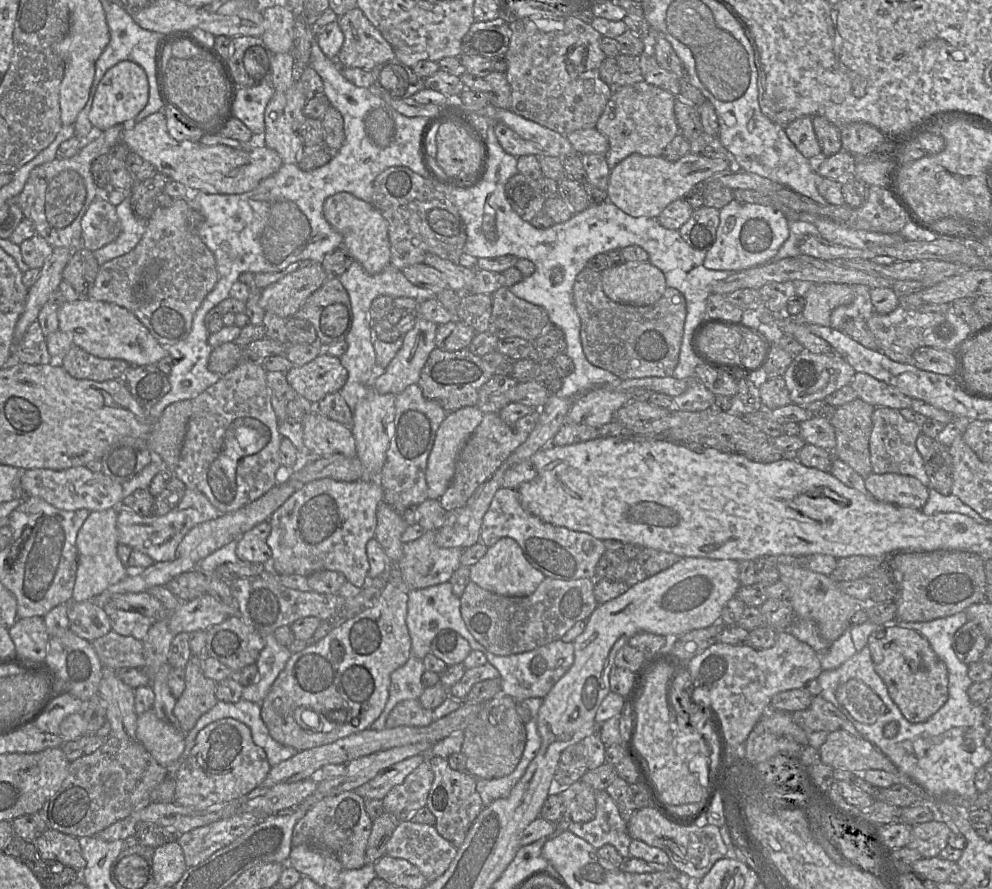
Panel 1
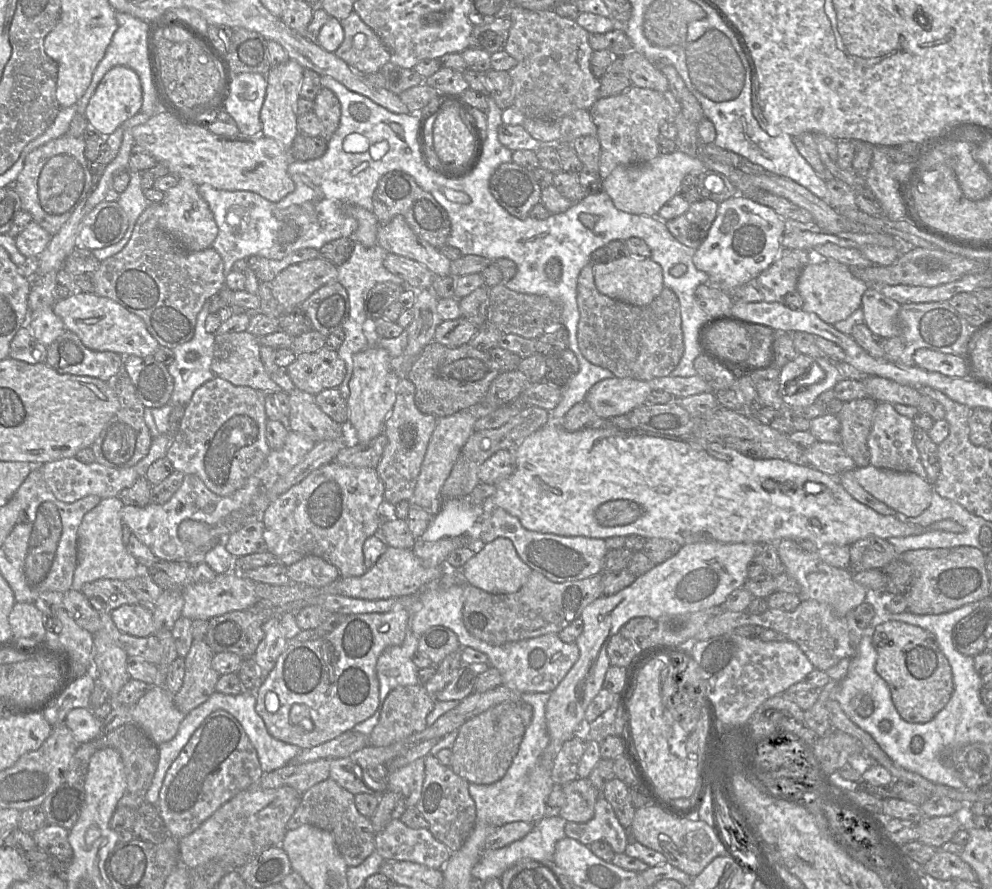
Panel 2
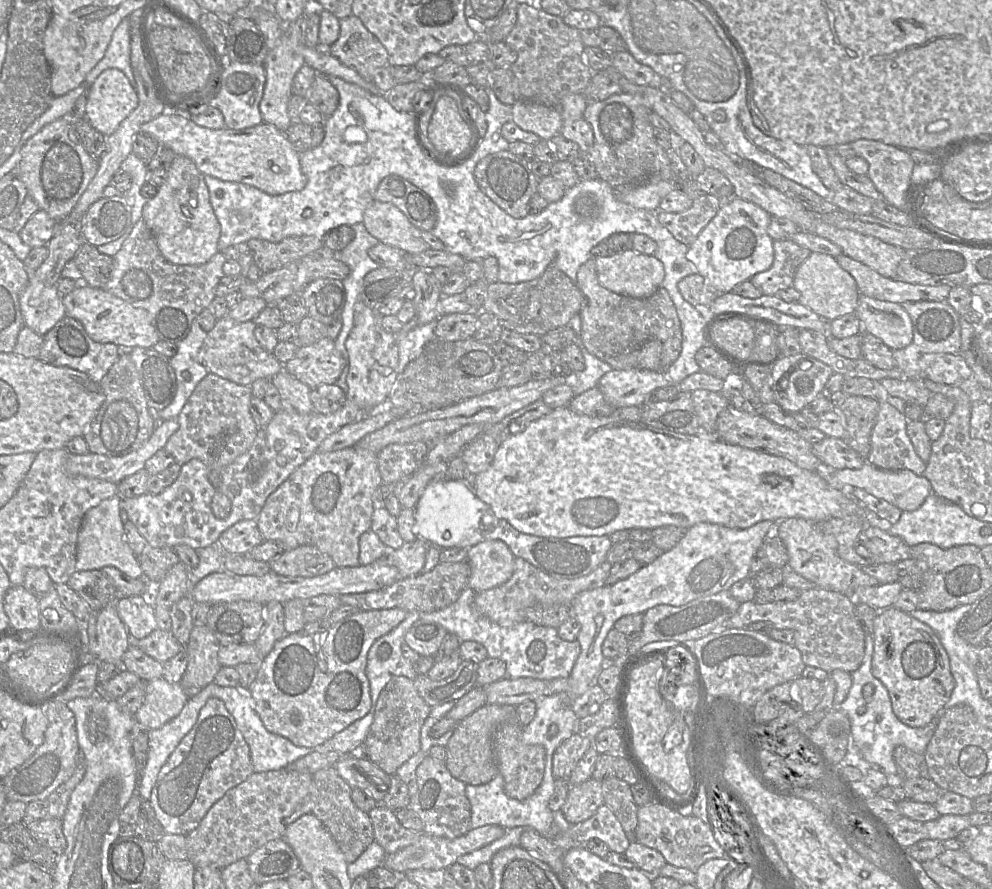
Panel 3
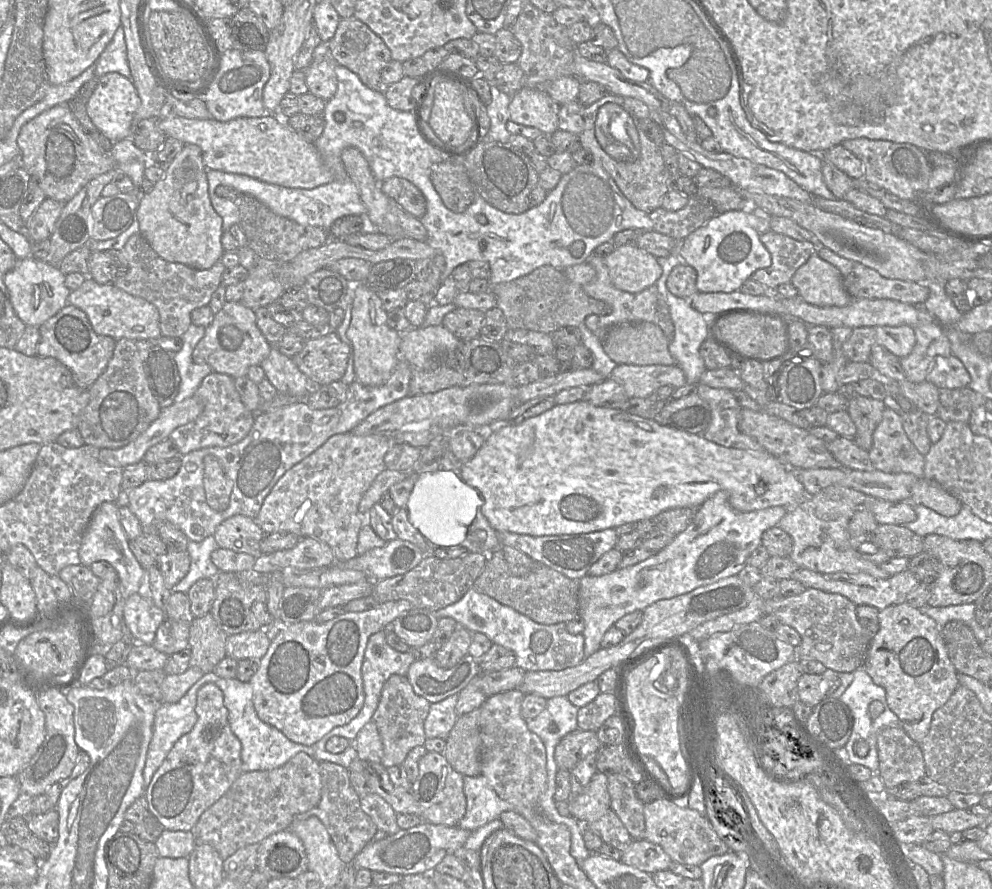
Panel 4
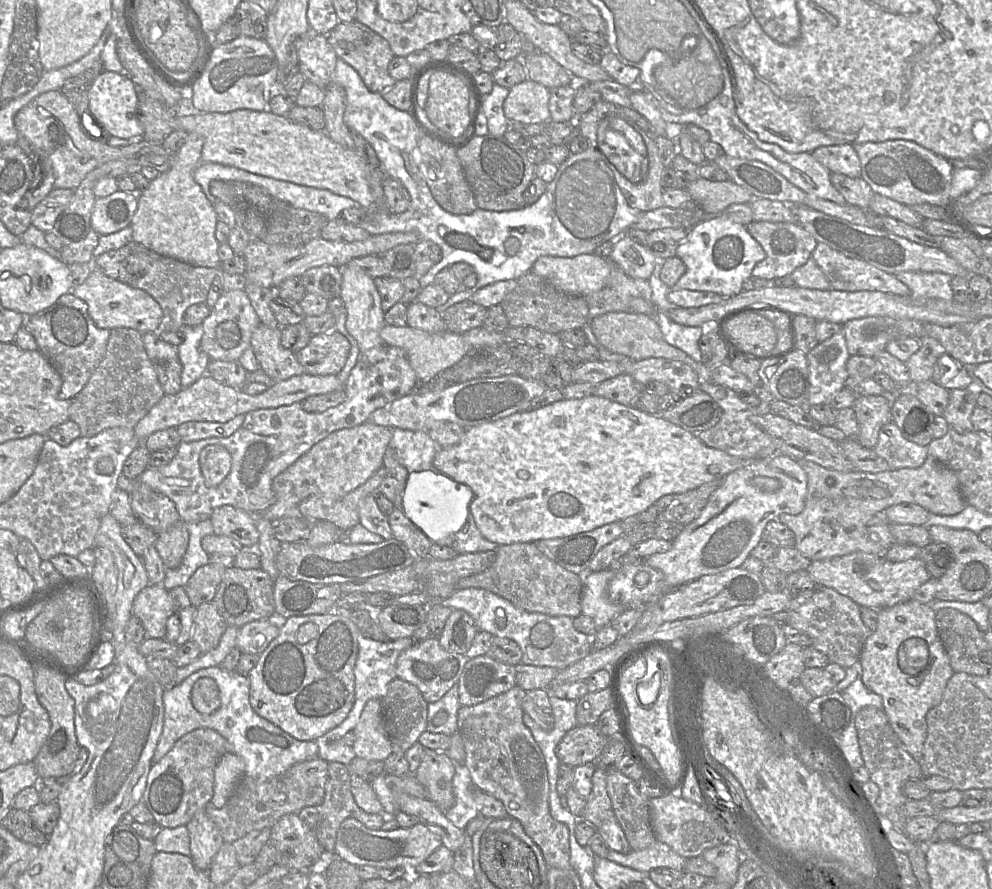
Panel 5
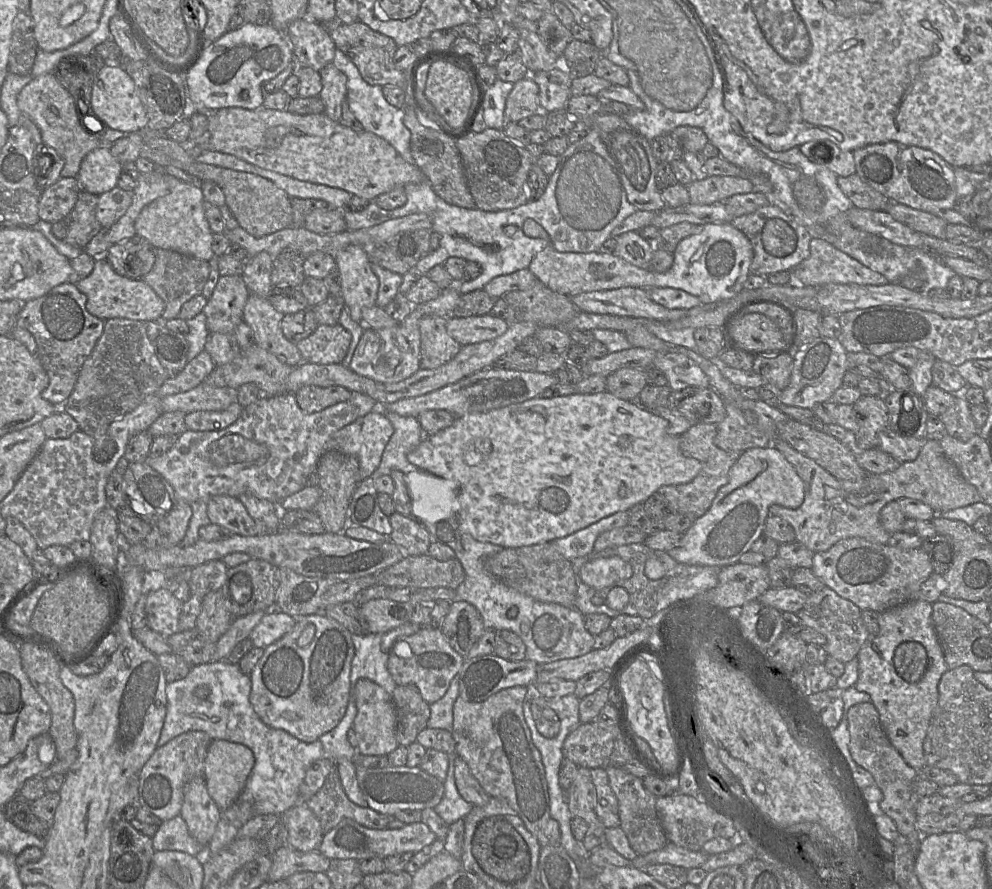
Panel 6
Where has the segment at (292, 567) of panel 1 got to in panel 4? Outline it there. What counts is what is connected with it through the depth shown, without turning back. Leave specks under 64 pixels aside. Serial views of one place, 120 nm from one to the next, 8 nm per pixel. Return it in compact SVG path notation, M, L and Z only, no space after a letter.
M349 432L332 436L277 481L265 498L255 522L266 535L290 532L300 538L312 537L325 542L333 550L335 563L354 558L358 555L359 531L365 524L358 512L359 503L376 477L386 469L384 458L392 445L393 440L388 434L357 436Z

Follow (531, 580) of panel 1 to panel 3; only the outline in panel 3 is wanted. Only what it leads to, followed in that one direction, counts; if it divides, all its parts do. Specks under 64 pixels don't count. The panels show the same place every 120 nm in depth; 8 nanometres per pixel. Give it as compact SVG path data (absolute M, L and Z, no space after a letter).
M483 540L468 549L466 561L470 566L468 587L482 592L511 578L515 556L502 540Z

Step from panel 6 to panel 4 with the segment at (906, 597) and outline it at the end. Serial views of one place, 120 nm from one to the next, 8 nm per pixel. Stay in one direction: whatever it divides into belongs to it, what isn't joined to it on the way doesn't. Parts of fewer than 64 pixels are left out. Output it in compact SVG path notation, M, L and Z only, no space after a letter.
M799 568L792 574L792 578L801 582L806 588L837 593L849 599L856 606L872 606L879 611L889 606L905 603L907 594L920 584L917 577L908 569L886 578L876 578L865 573L848 574L837 572L825 574L807 568Z

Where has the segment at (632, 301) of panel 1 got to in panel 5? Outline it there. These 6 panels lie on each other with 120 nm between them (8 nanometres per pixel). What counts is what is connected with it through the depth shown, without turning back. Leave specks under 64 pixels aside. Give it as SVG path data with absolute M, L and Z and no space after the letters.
M626 234L616 239L609 260L628 276L642 280L649 279L656 265L656 258L649 249Z

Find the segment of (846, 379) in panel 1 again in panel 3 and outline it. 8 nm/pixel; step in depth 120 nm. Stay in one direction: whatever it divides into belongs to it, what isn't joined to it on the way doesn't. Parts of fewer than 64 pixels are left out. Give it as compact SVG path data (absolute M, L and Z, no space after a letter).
M804 353L779 356L779 360L772 366L774 401L789 412L799 413L822 394L833 373L831 367Z

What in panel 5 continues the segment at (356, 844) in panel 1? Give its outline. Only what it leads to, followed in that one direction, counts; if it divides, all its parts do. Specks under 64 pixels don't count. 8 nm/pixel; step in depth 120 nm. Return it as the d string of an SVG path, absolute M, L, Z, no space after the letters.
M339 762L328 764L325 796L322 804L303 808L298 813L300 819L314 832L327 857L335 857L335 841L341 823L347 818L354 818L368 829L380 830L386 815L364 812L355 803L351 792L351 781L348 766Z

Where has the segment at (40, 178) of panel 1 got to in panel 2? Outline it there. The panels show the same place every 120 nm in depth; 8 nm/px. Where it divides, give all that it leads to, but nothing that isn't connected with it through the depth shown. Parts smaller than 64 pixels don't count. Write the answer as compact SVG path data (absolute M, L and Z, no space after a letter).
M63 135L34 149L25 159L23 169L15 181L15 190L21 199L22 210L31 214L51 236L55 235L75 210L86 200L92 186L93 174L90 172L84 154L85 141L83 137Z

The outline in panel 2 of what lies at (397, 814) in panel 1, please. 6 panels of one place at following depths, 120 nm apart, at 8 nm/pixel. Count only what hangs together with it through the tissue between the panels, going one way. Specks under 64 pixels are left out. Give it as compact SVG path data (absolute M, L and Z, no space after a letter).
M419 758L388 774L388 791L403 796L407 808L415 808L421 797L425 758Z

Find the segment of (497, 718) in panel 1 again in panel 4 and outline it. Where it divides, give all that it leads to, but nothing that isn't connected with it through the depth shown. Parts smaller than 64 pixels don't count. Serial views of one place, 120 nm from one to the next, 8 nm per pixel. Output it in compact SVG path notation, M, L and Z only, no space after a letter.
M478 708L460 716L446 739L444 757L463 776L481 774L479 715Z

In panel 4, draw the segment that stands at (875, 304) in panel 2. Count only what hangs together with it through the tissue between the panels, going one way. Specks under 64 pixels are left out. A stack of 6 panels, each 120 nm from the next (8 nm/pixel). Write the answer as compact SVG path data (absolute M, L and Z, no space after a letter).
M876 326L875 330L876 343L898 358L908 356L916 344L915 331L912 326Z

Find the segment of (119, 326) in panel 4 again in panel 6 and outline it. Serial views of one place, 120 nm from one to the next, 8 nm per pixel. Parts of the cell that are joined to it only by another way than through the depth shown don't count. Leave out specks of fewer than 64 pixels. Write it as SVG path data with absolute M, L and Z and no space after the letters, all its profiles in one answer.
M105 256L96 258L90 275L75 285L87 297L87 311L99 319L104 321L112 318L142 322L162 321L164 301L143 280L132 280L118 275Z

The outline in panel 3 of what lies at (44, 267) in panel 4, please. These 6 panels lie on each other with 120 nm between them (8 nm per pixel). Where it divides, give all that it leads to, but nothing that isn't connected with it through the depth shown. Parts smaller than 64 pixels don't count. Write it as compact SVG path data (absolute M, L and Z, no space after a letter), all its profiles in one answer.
M32 274L19 302L25 325L41 336L66 316L63 297L57 285L47 286Z

